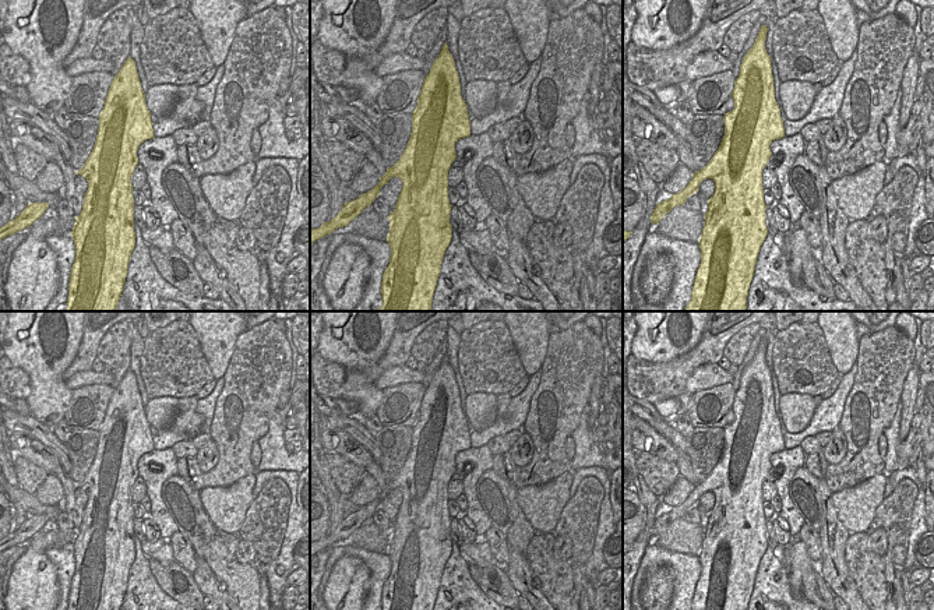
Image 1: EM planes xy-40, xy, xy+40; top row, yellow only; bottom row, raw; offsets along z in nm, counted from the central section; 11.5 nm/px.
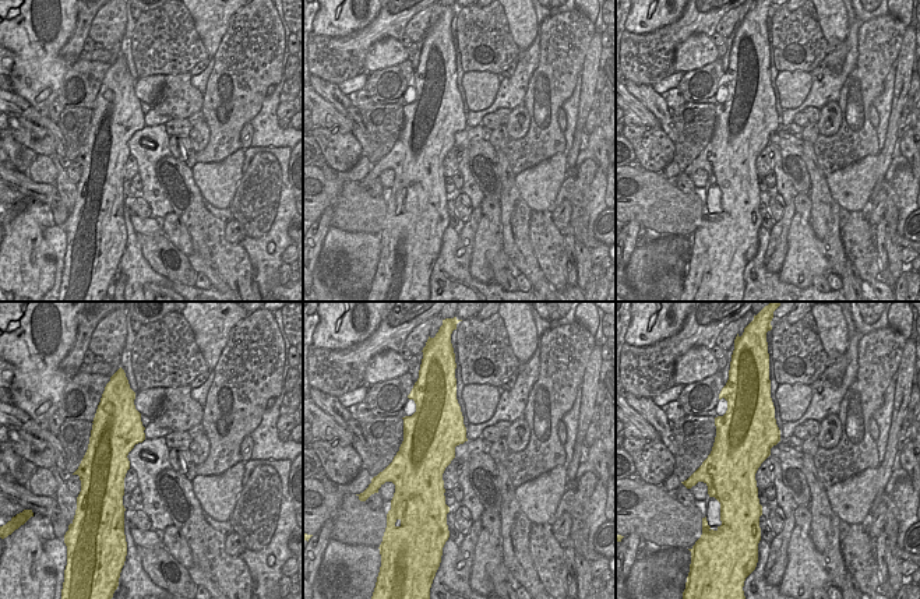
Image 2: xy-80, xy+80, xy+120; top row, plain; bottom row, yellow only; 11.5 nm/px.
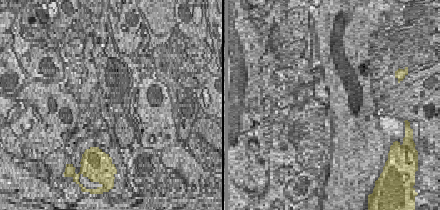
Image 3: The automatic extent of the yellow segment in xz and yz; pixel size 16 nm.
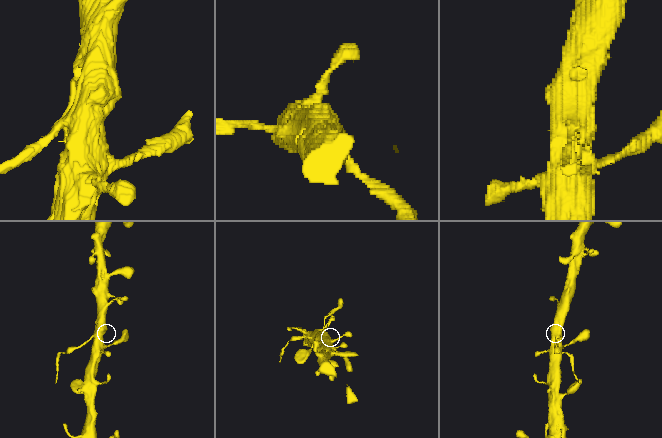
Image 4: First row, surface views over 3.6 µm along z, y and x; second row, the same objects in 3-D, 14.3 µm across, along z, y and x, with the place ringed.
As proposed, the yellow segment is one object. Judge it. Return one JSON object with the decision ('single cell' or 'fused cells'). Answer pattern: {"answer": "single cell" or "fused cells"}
{"answer": "fused cells"}

